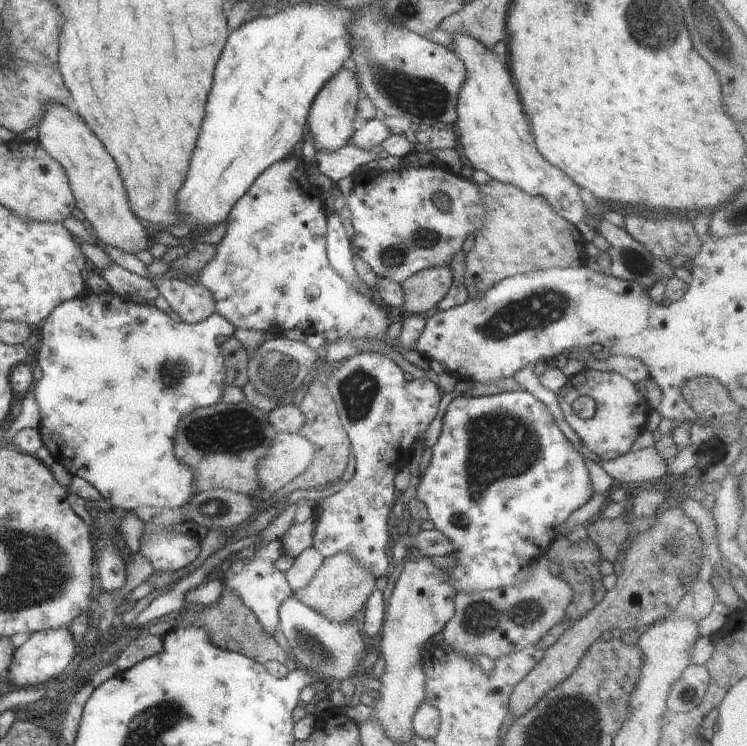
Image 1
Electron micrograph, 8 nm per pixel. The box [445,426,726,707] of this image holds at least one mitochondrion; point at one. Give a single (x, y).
(484, 616)

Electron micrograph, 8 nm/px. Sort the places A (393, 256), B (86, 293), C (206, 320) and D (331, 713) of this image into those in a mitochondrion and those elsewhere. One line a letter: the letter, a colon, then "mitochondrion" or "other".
A: mitochondrion
B: other
C: other
D: other

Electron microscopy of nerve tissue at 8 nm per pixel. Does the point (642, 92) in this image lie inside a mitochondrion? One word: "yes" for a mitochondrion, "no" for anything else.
no

